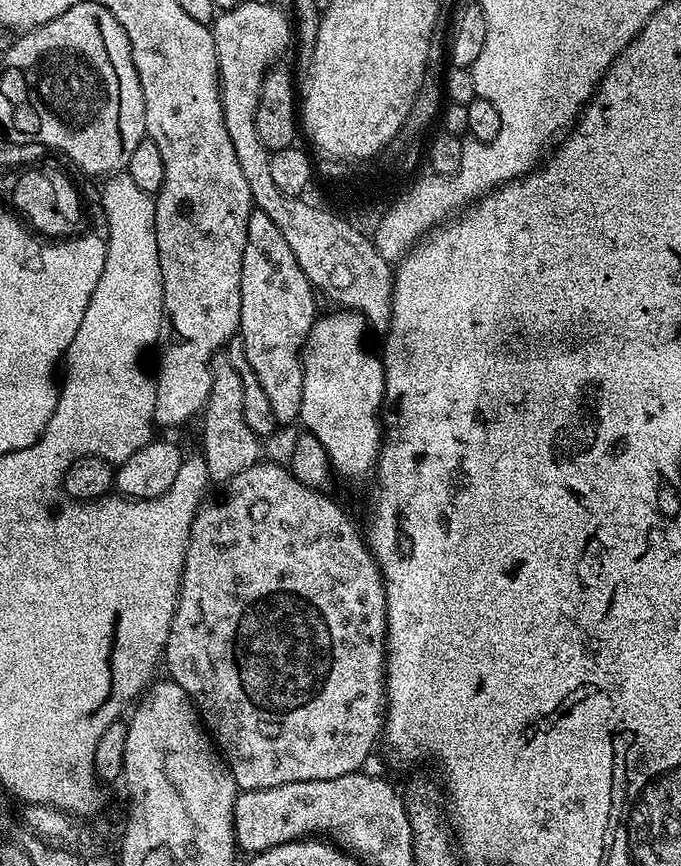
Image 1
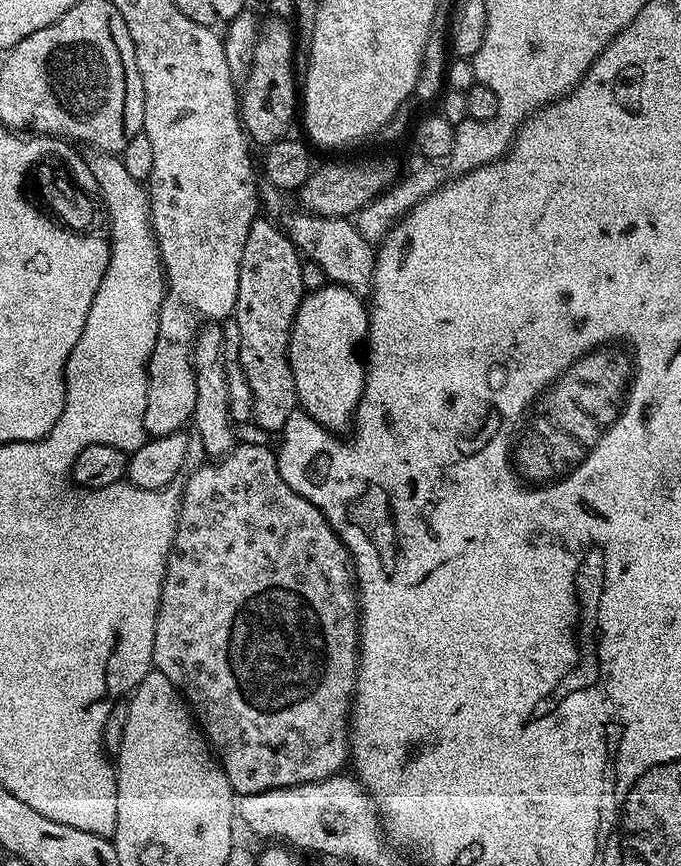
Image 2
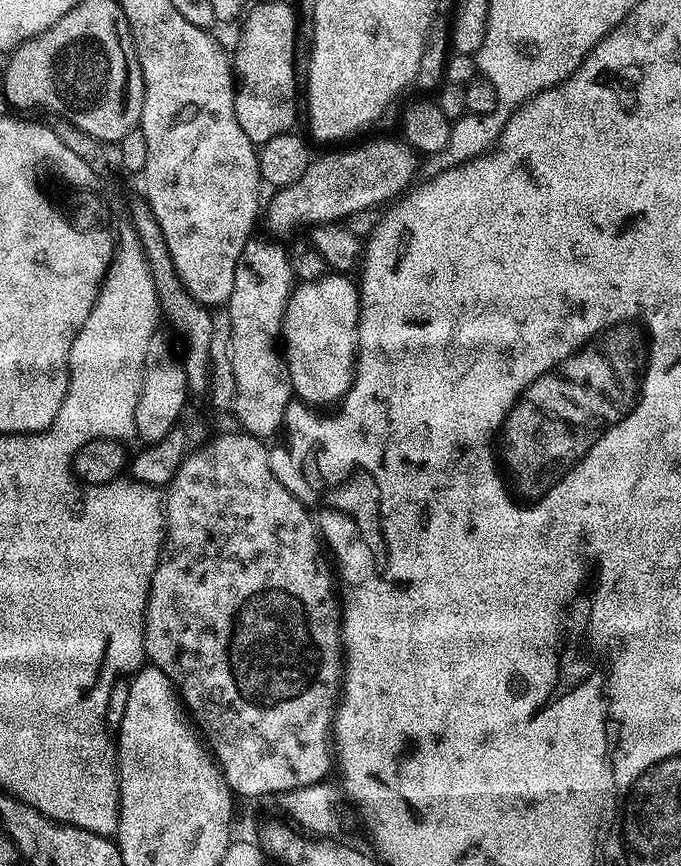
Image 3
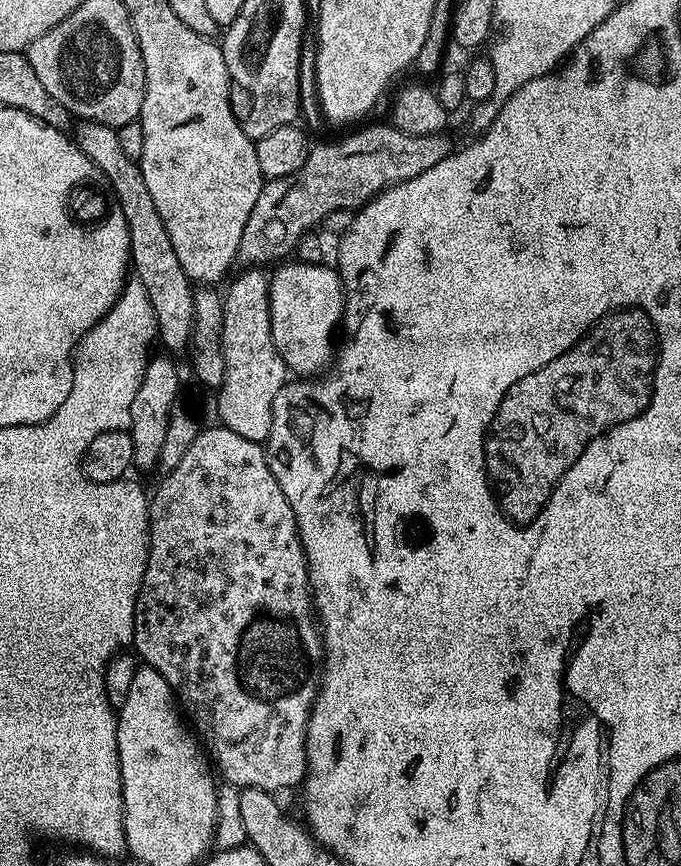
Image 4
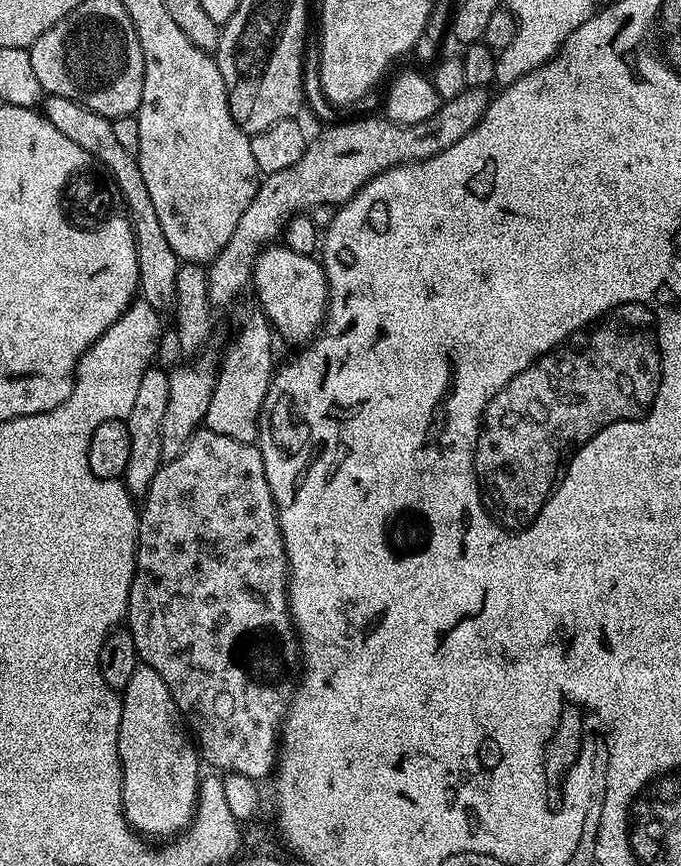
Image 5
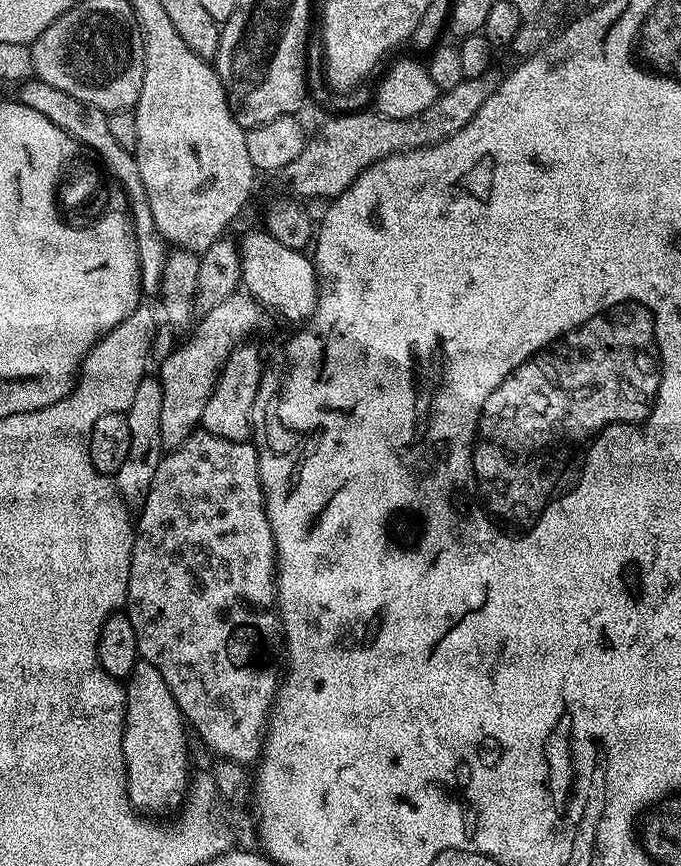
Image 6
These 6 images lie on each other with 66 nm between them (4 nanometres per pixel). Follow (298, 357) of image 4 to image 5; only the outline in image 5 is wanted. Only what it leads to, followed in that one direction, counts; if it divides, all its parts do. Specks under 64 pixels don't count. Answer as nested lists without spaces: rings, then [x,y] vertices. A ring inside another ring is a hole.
[[[276,242],[266,248],[261,248],[252,263],[252,278],[250,281],[251,291],[256,291],[260,299],[263,315],[272,325],[275,335],[284,340],[289,340],[295,346],[303,346],[312,339],[324,323],[324,316],[328,313],[328,280],[324,277],[321,261],[315,255],[296,253],[285,247],[283,243]]]

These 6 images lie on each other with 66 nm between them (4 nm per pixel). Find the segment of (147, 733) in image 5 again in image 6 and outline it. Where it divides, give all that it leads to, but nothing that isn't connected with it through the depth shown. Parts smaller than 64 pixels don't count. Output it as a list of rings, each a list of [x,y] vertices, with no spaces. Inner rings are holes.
[[[139,659],[134,670],[126,678],[126,691],[124,693],[124,737],[122,750],[124,751],[124,765],[128,775],[128,801],[133,808],[143,810],[148,814],[160,812],[163,808],[179,809],[182,797],[190,783],[188,772],[188,740],[184,737],[186,721],[178,705],[174,702],[174,694],[170,694],[170,686],[162,674],[150,662]]]

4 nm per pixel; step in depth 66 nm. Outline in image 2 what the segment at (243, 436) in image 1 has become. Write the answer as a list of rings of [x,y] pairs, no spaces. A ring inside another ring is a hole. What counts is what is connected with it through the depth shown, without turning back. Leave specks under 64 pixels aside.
[[[201,331],[192,345],[192,372],[196,376],[196,408],[192,412],[191,423],[196,424],[200,444],[209,452],[209,457],[219,458],[231,452],[237,443],[234,413],[228,401],[227,369],[220,365],[222,359],[223,333]]]

